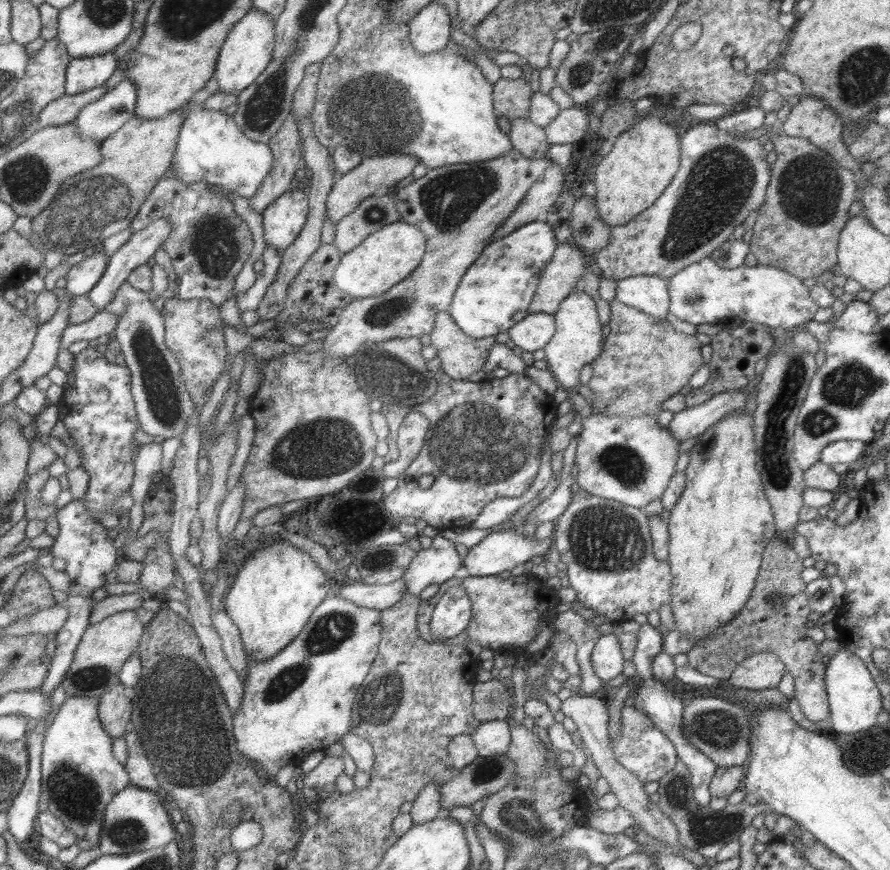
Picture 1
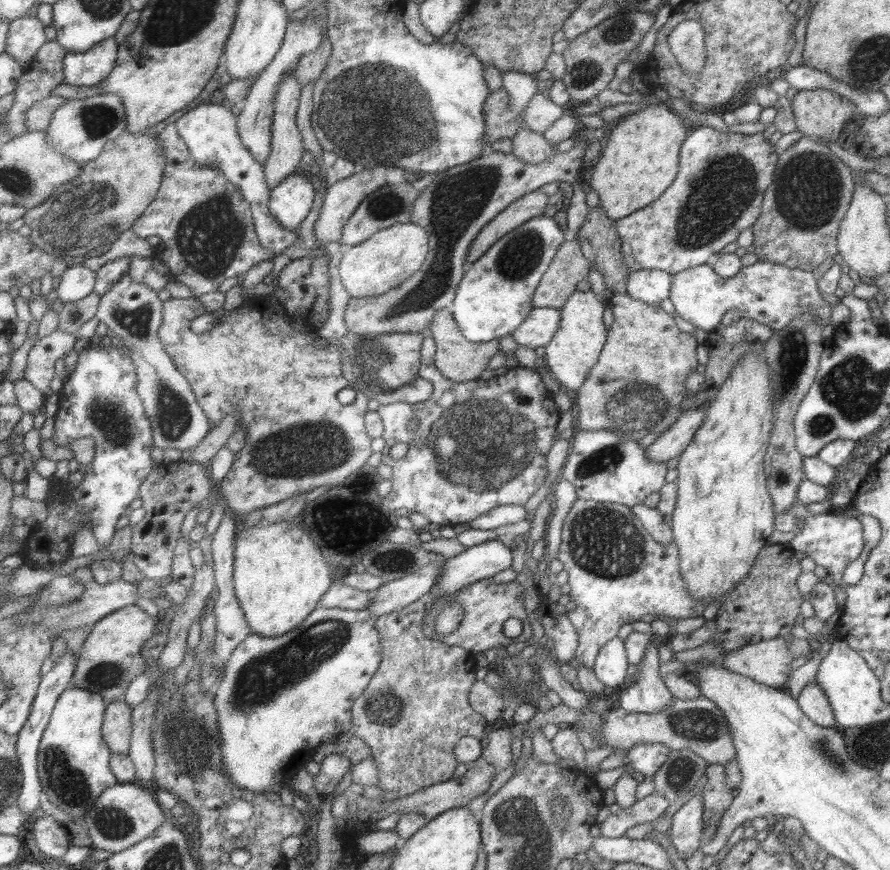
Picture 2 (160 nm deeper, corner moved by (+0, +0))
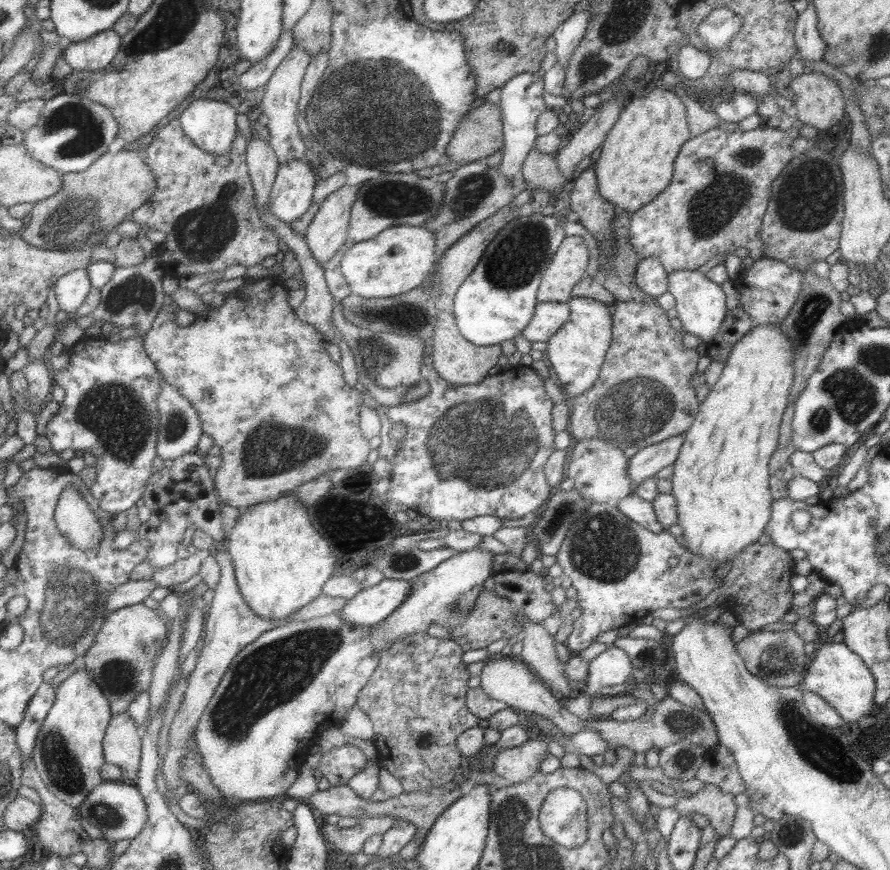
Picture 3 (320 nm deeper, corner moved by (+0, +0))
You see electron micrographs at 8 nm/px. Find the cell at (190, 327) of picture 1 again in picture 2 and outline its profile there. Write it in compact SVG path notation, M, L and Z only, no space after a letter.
M195 296L163 301L157 339L172 365L187 379L199 408L212 426L217 426L228 412L234 412L235 429L240 426L246 432L243 447L233 453L231 466L219 486L219 496L223 497L227 510L243 520L250 512L310 492L311 488L323 484L335 486L366 464L372 453L369 445L372 438L364 427L369 398L356 392L351 404L339 404L335 400L337 390L351 386L341 376L335 346L329 343L319 347L315 345L317 337L289 327L292 315L288 315L279 302L273 304L267 297L243 298L229 318L215 321L213 327L203 333L193 333L189 329L190 321L205 312Z

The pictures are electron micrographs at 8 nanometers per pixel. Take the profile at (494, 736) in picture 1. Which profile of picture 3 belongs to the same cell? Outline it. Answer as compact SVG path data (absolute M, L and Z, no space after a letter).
M543 736L527 740L519 746L500 750L493 760L492 770L499 778L508 780L509 784L517 784L539 772L539 765L547 752Z

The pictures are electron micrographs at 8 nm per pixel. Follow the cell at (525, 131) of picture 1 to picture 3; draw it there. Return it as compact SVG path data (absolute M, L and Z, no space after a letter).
M535 146L529 151L527 159L523 161L519 177L522 178L529 189L535 188L557 194L569 183L560 175L555 154L537 152Z

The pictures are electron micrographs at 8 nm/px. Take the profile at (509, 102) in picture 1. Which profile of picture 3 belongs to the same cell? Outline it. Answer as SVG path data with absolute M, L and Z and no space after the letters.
M485 101L457 123L447 144L447 161L481 161L501 151L503 132L500 106Z

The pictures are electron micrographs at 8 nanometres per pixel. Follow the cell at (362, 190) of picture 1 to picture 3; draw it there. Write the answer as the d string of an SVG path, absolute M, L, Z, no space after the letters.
M343 185L328 194L307 226L304 241L320 265L335 256L348 239L350 208L359 185Z

